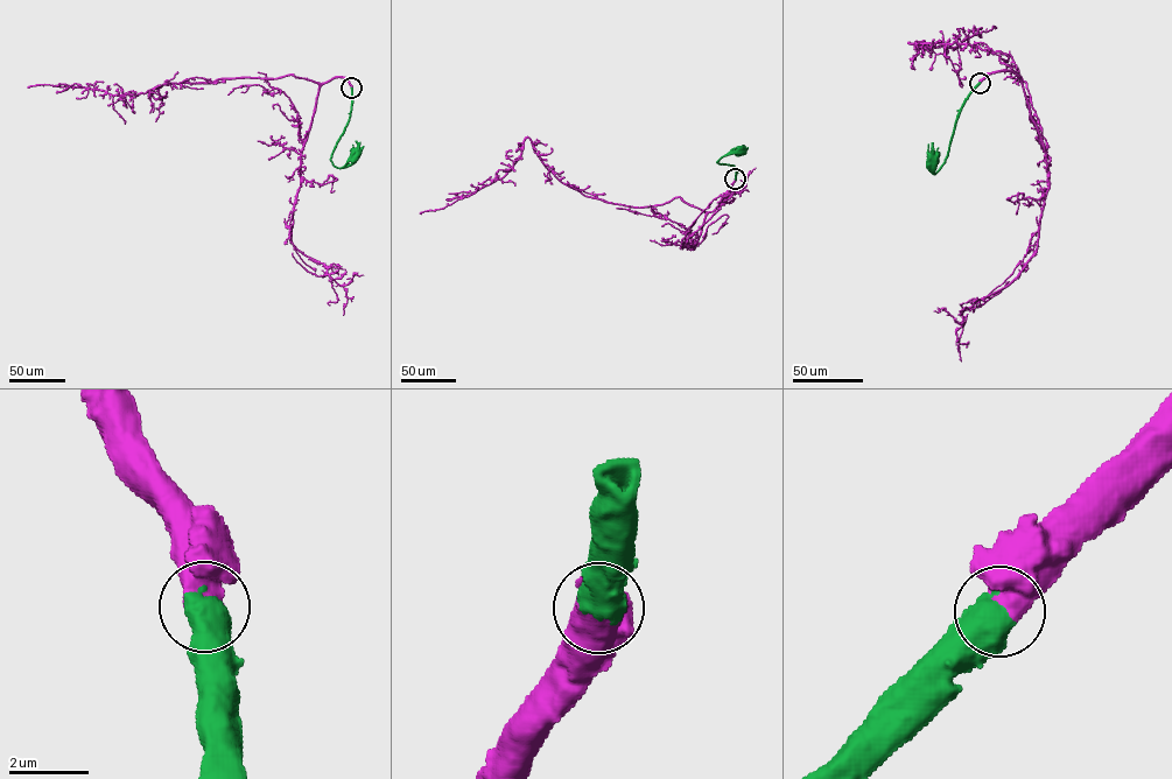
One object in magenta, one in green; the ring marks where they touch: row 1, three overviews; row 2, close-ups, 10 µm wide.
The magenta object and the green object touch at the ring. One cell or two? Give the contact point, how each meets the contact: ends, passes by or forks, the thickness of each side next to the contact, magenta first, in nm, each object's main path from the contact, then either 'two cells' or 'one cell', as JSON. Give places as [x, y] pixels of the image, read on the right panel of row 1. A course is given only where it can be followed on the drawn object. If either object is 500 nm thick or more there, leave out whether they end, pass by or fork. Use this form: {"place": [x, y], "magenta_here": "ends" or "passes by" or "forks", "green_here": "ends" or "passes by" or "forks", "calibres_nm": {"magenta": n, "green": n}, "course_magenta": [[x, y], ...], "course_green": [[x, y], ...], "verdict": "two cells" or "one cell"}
{"place": [980, 83], "calibres_nm": {"magenta": 800, "green": 750}, "course_magenta": [[980, 82], [1010, 70], [1019, 77], [999, 61], [1009, 57], [998, 50], [909, 42], [956, 47], [995, 28]], "course_green": [[980, 82], [960, 111], [946, 160], [933, 174], [928, 165], [932, 156]], "verdict": "one cell"}

